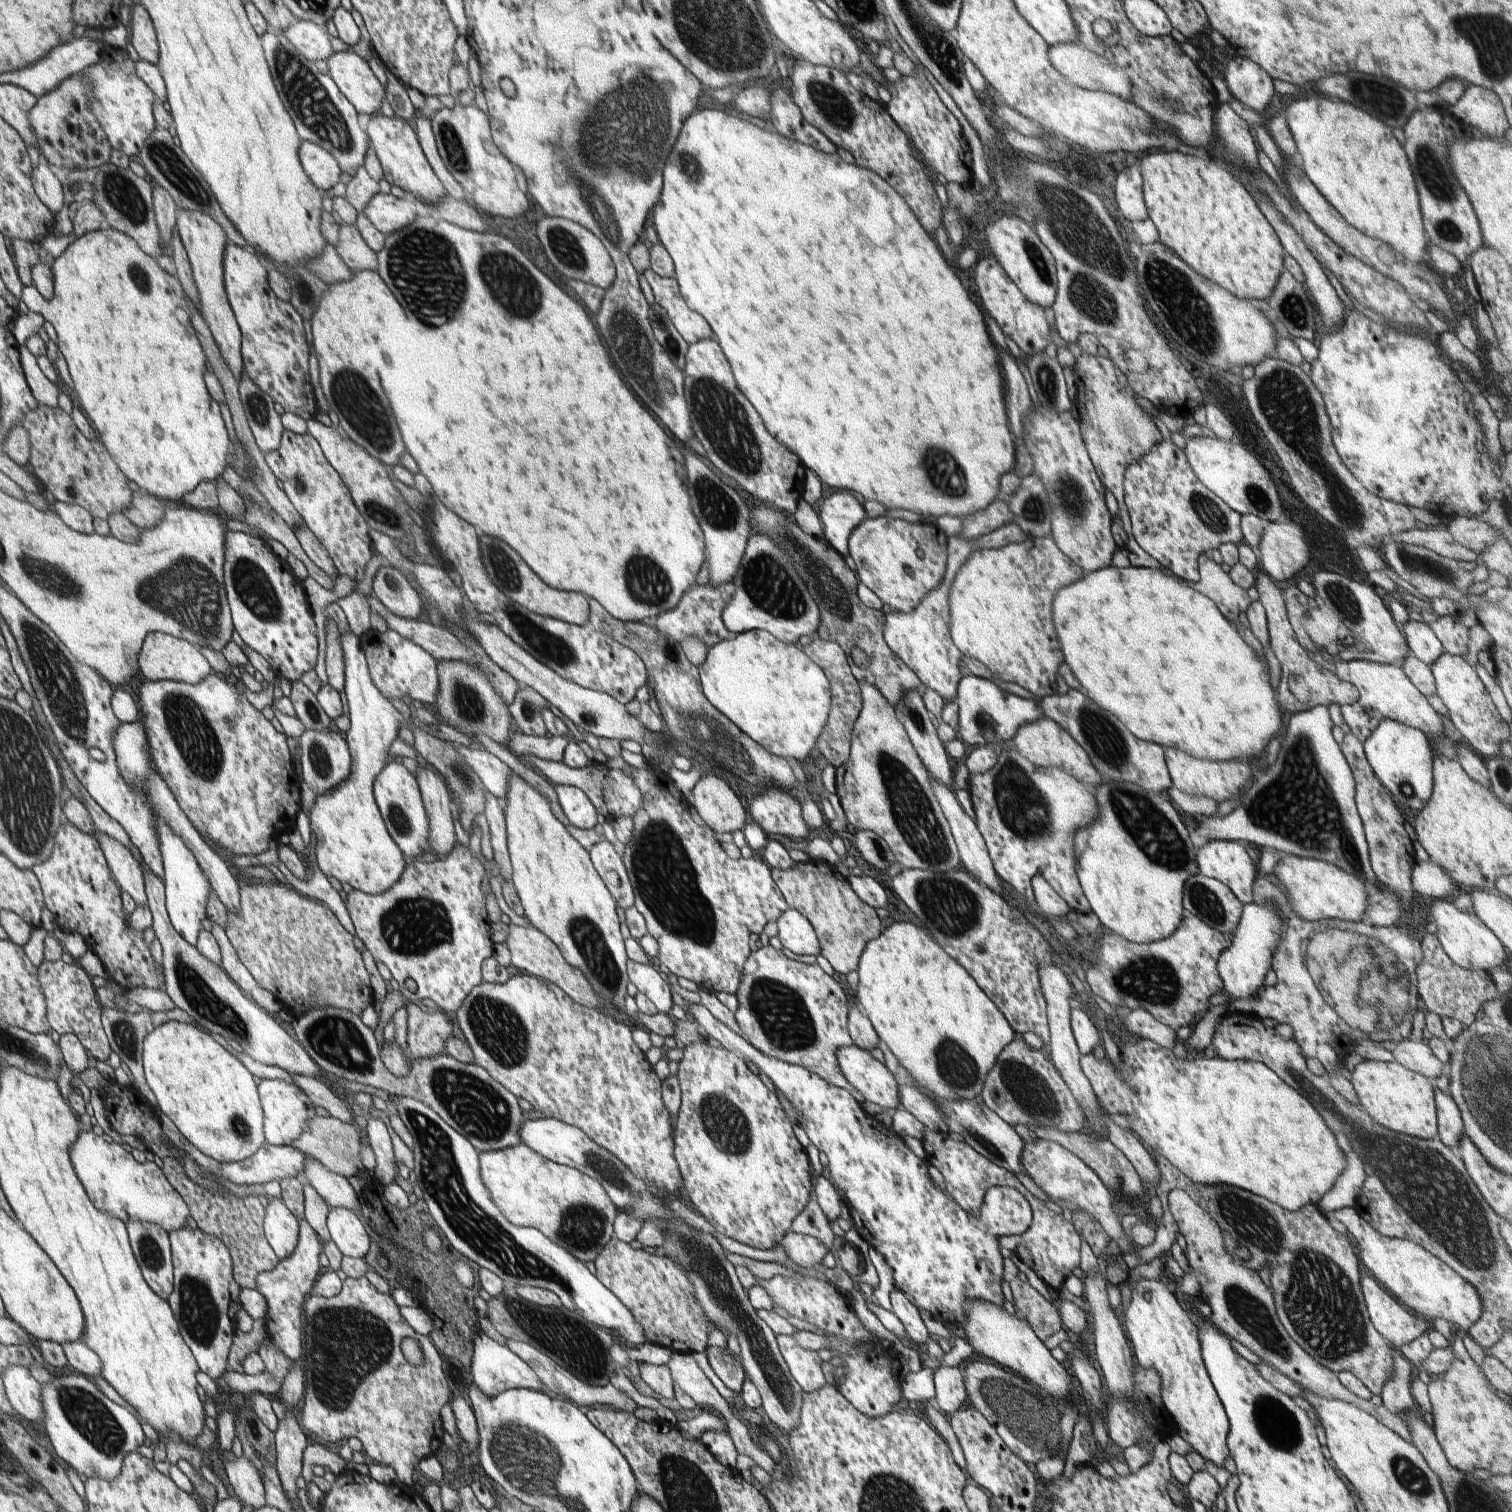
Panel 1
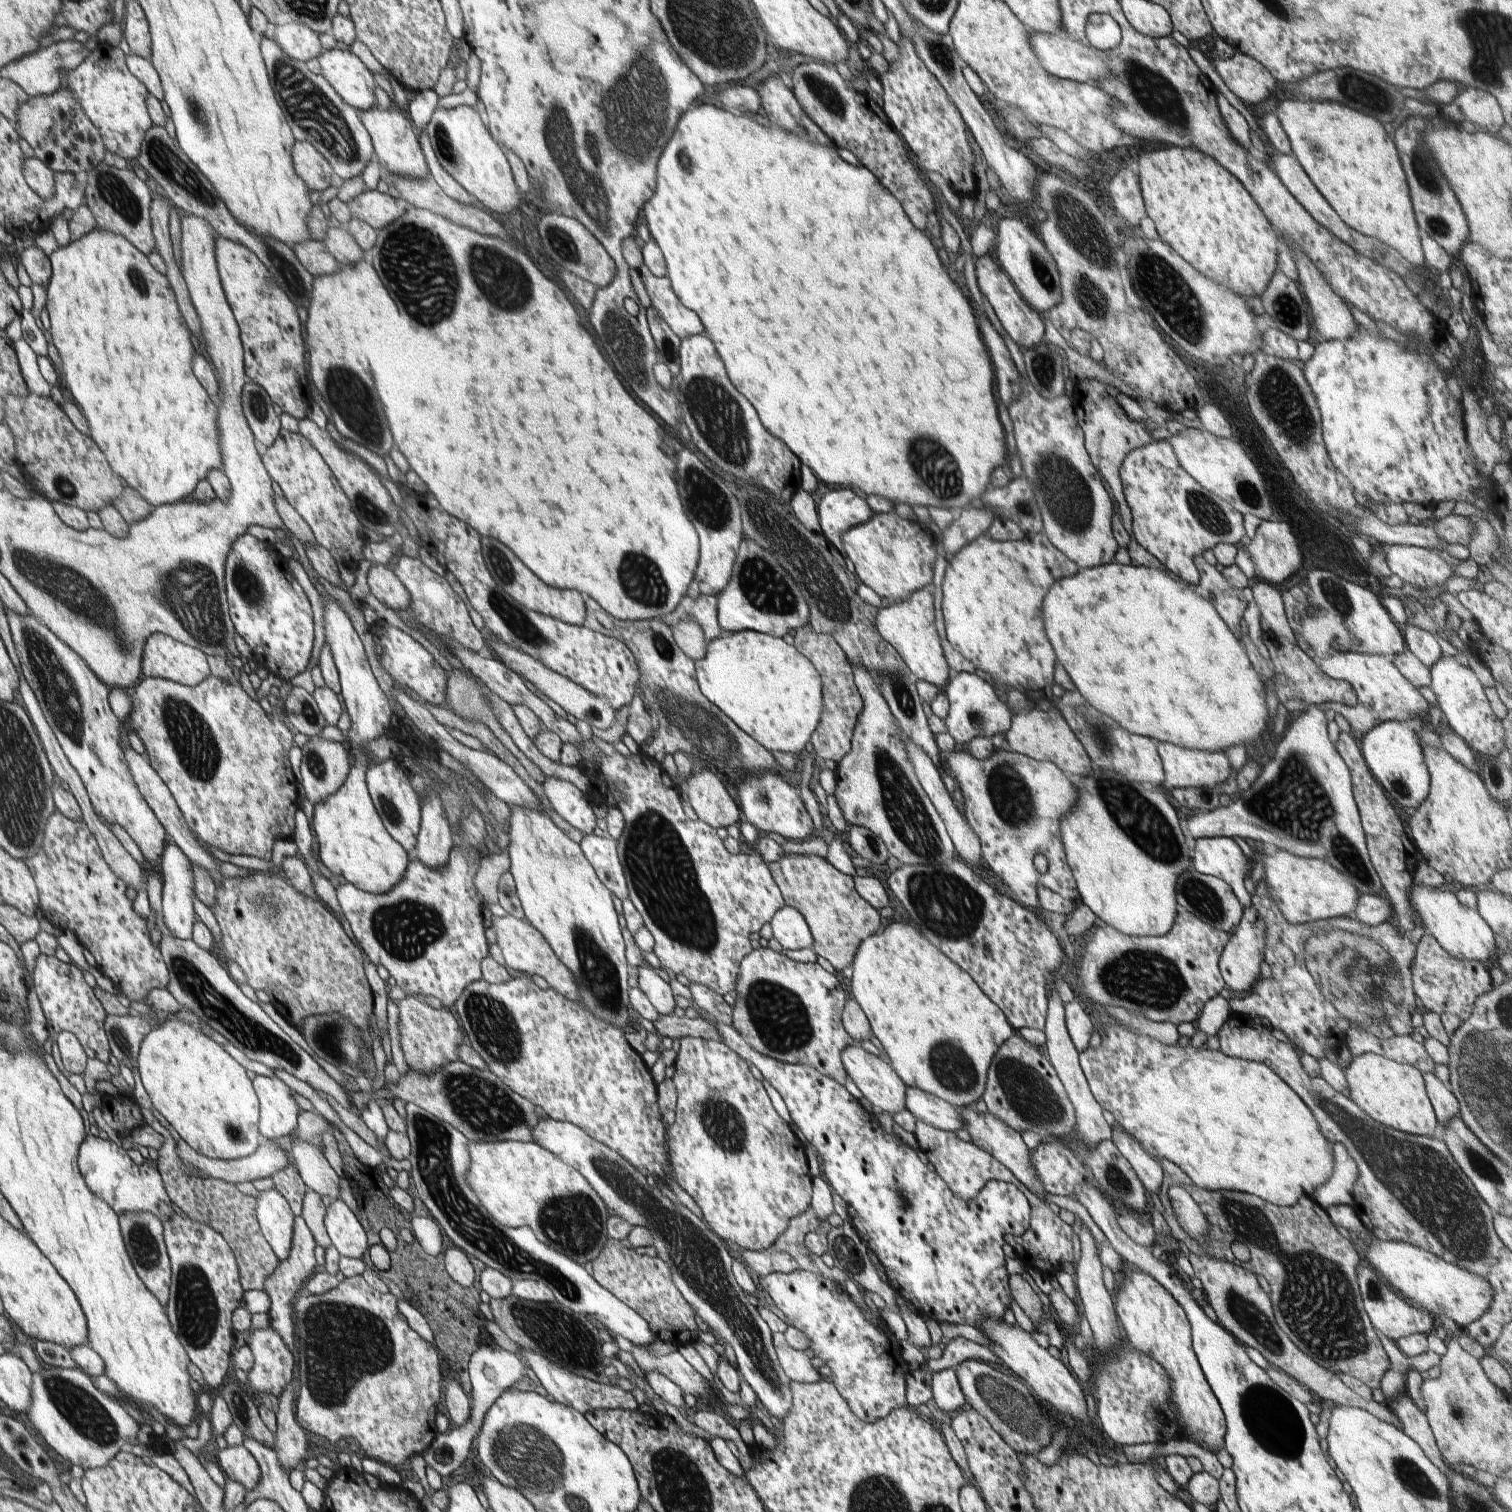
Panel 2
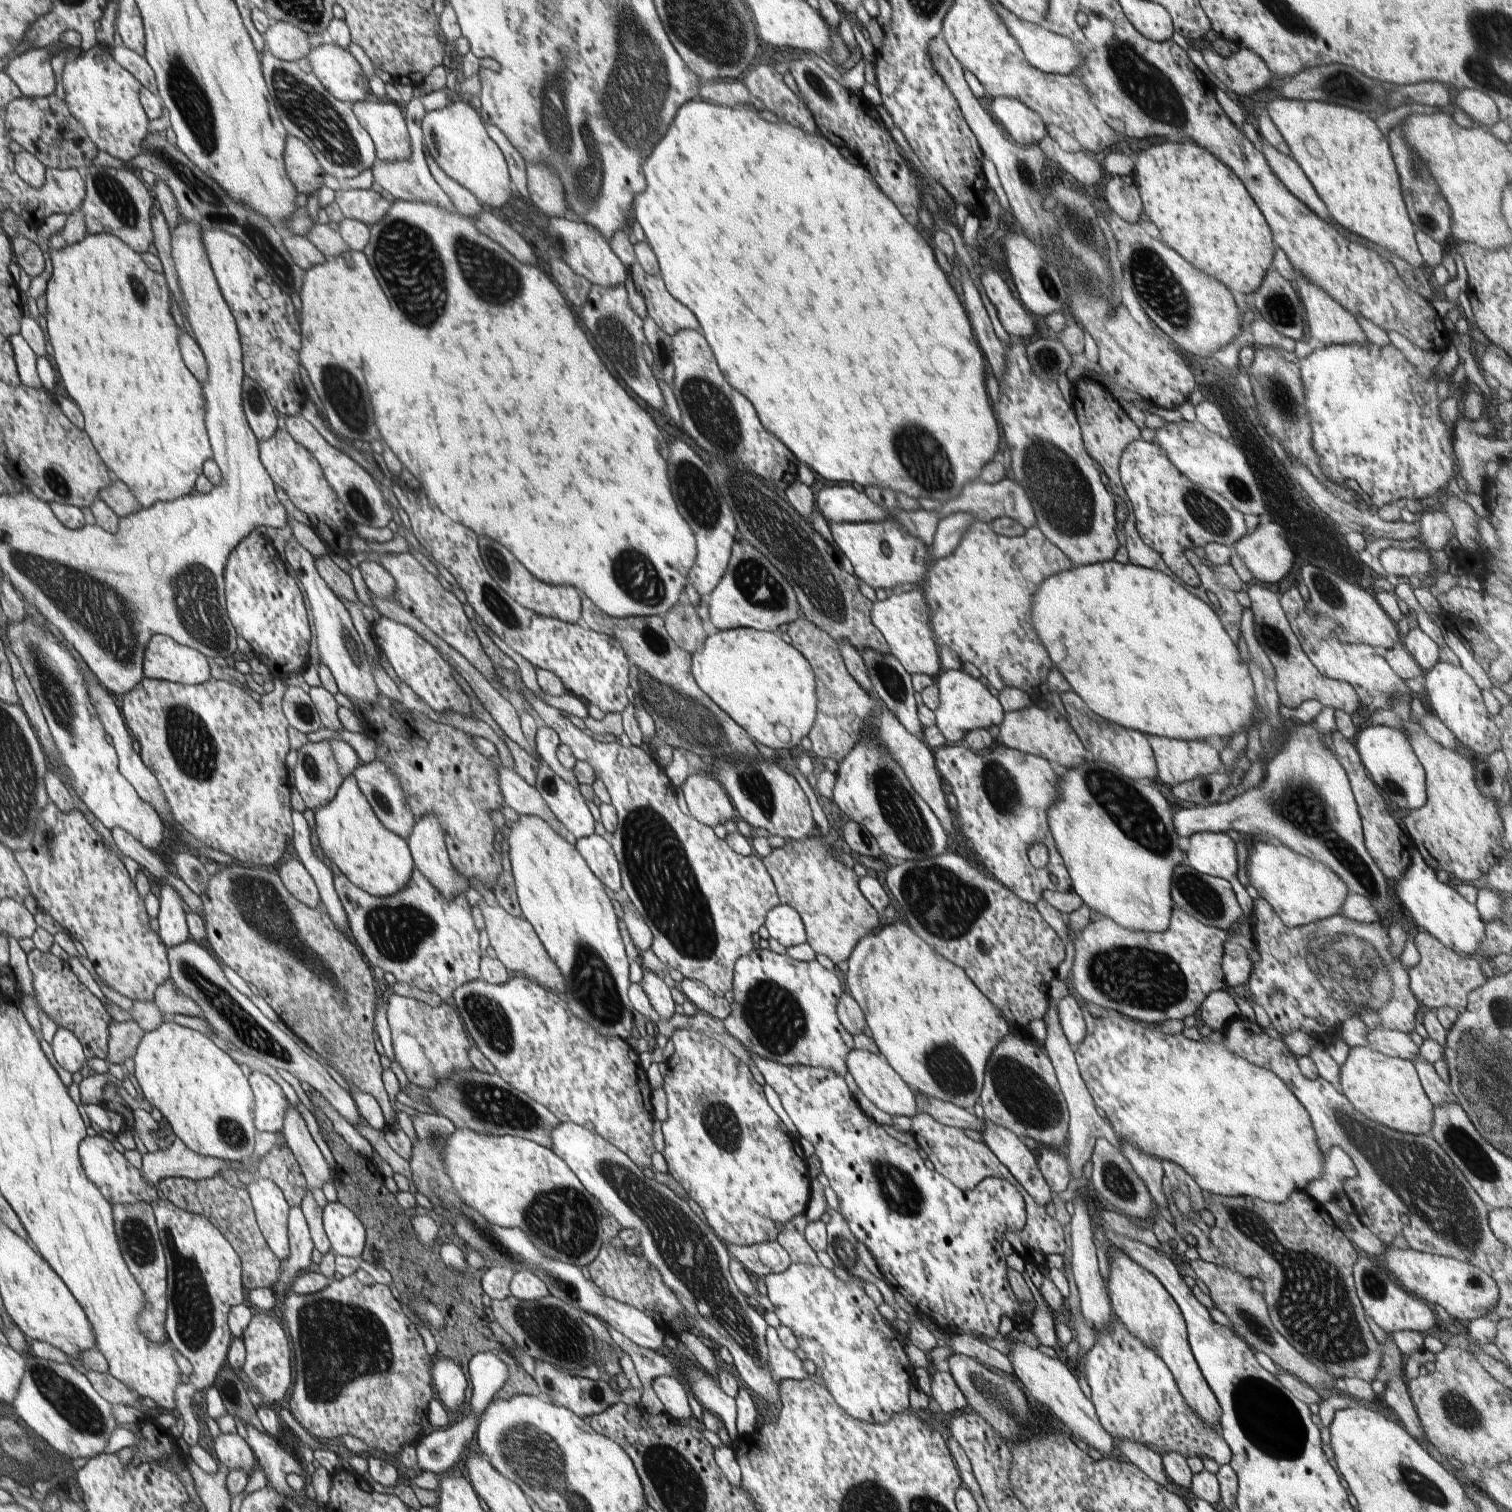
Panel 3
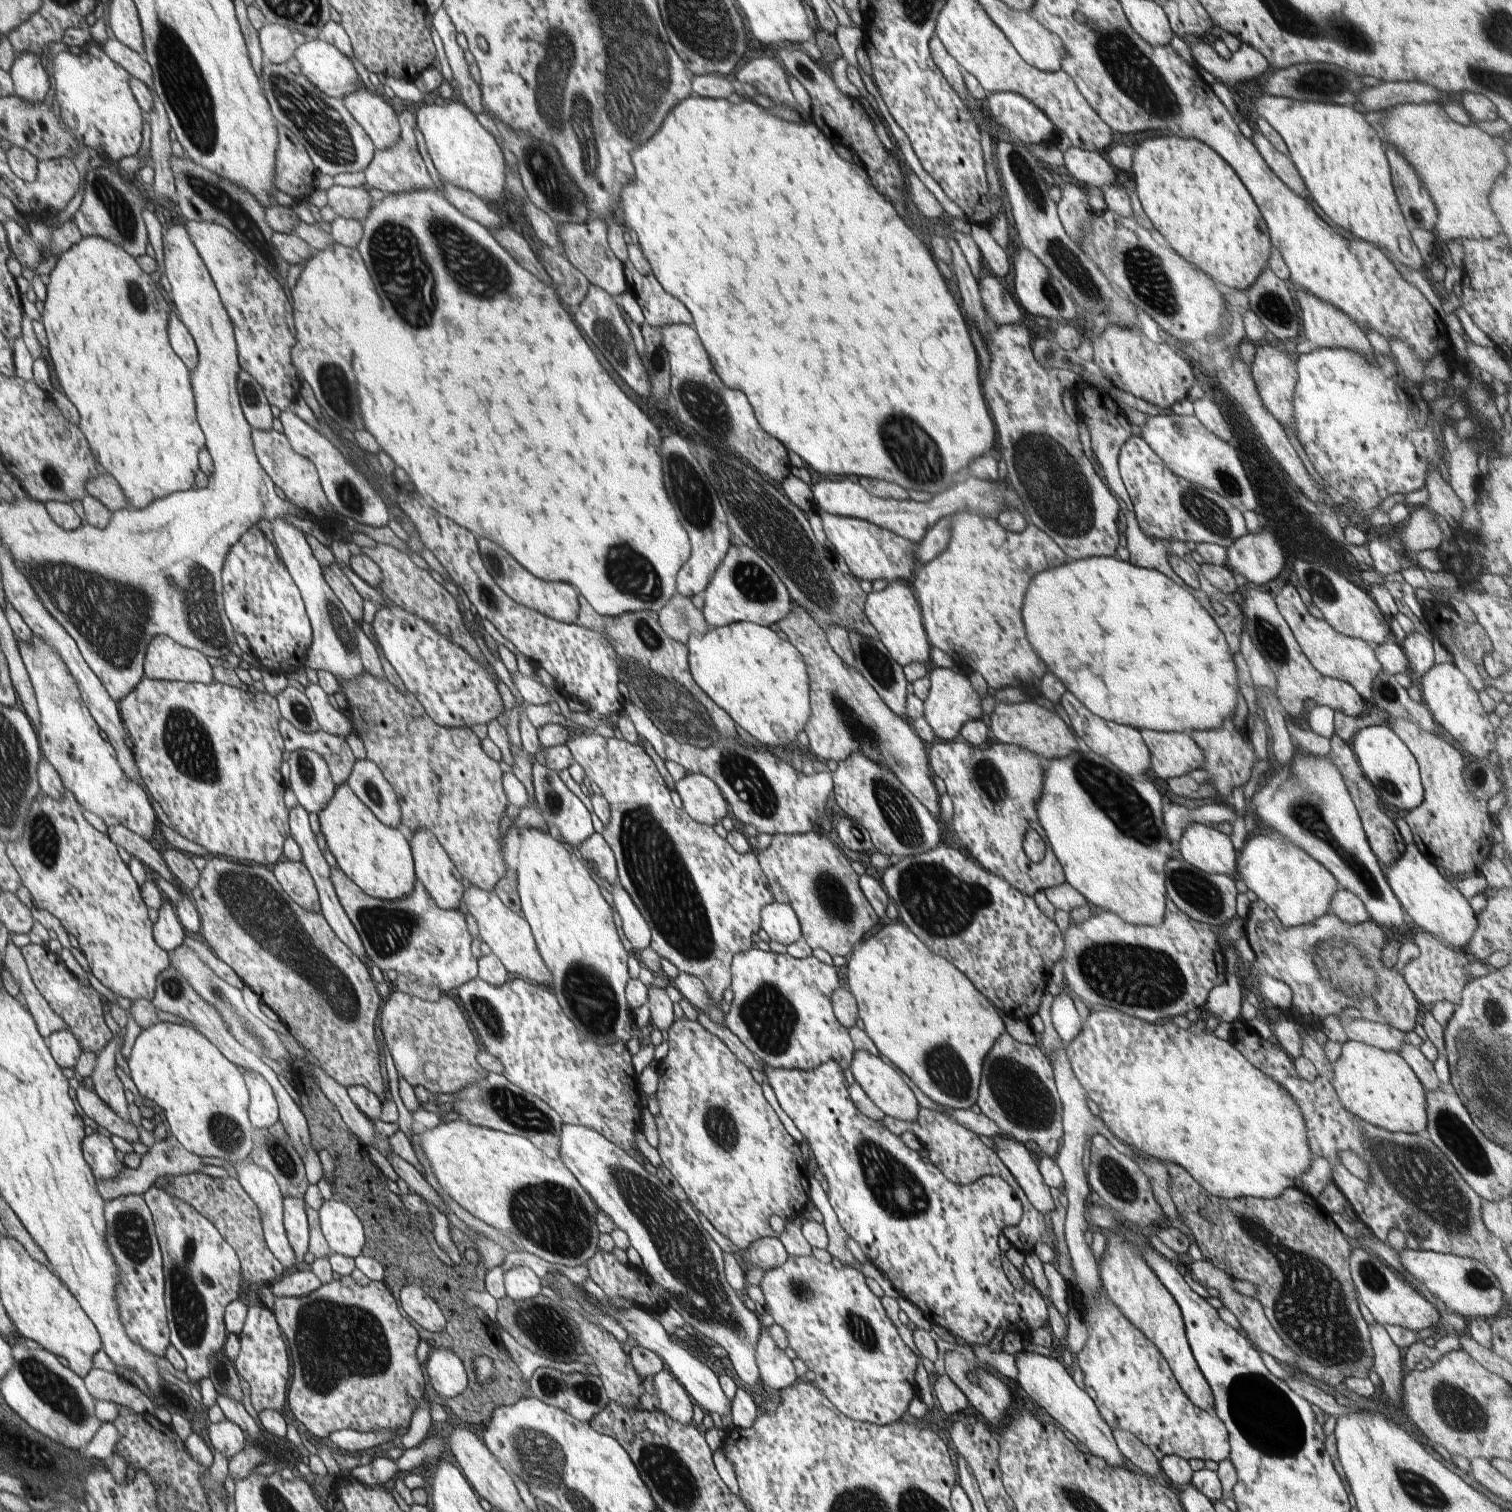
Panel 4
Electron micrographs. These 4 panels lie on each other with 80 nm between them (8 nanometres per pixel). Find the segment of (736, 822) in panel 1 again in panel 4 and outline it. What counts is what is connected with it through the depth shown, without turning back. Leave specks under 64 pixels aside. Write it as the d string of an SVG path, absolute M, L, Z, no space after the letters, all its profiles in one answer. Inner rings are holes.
M702 773L687 774L675 784L683 809L695 821L705 825L718 824L730 815L729 804L718 785Z

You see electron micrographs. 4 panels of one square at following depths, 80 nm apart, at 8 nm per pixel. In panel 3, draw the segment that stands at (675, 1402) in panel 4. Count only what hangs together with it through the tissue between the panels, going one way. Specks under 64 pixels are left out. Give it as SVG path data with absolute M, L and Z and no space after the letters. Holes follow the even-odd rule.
M656 1377L651 1386L665 1406L665 1412L668 1412L676 1420L684 1419L686 1422L692 1412L688 1405L688 1390L680 1380L669 1377Z

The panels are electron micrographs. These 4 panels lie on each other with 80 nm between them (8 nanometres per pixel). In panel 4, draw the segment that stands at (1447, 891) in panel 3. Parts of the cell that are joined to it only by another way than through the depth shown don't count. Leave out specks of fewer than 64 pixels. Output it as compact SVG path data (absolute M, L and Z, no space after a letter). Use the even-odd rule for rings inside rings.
M1416 844L1406 845L1403 855L1393 865L1382 868L1392 892L1418 928L1433 934L1446 946L1466 951L1479 925L1477 914L1468 899L1442 877L1437 866L1420 852Z

